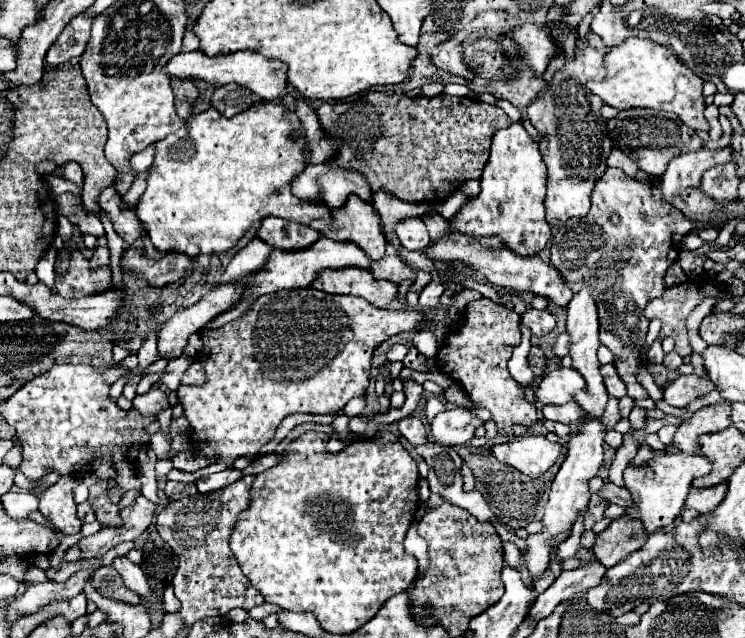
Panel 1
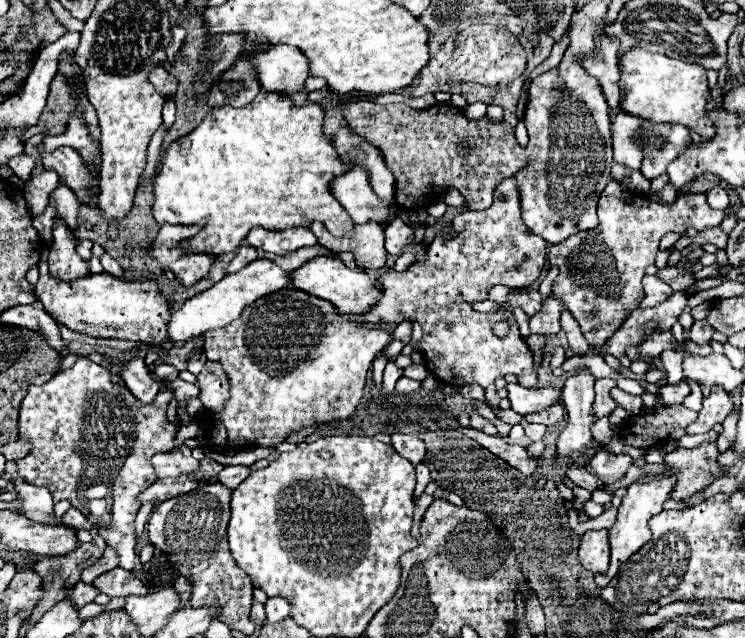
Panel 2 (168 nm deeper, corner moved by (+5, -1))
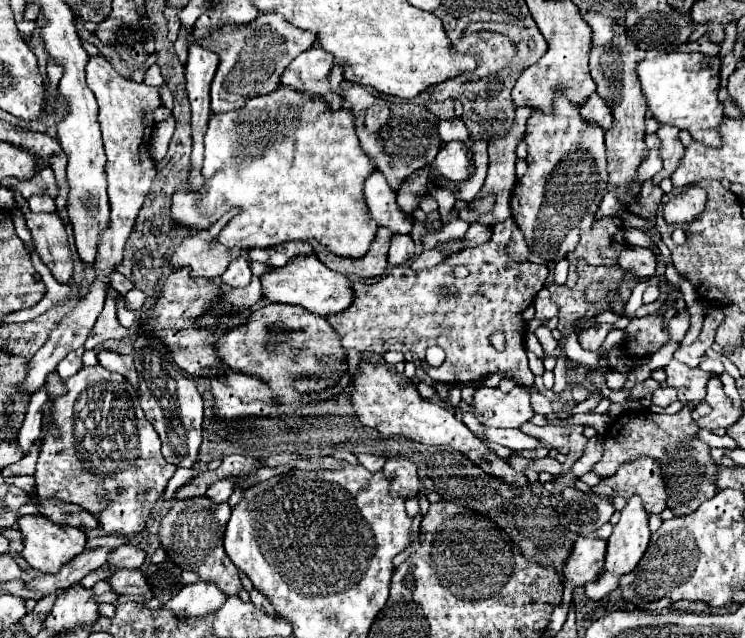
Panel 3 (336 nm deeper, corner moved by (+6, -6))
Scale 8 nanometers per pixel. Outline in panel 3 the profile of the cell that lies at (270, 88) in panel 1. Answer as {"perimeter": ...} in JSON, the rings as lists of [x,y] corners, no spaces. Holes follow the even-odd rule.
{"perimeter":[[[313,47],[301,53],[281,77],[281,85],[323,95],[337,109],[345,107],[345,99],[329,89],[329,73],[333,69],[333,55],[325,49]]]}

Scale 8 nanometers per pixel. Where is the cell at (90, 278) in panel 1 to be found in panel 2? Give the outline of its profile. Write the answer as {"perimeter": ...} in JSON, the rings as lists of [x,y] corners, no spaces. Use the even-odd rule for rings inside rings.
{"perimeter":[[[60,220],[54,222],[54,232],[52,232],[52,246],[48,256],[48,268],[50,276],[62,282],[72,282],[78,278],[84,278],[90,274],[88,262],[80,258],[76,252],[76,240],[74,234],[60,224]]]}

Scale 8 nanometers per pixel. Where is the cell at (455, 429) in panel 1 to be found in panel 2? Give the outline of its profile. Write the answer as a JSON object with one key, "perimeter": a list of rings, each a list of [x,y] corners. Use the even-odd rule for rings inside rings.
{"perimeter":[[[472,414],[472,416],[470,416],[470,422],[472,422],[472,426],[474,426],[476,430],[482,430],[482,432],[486,432],[486,434],[496,434],[496,428],[494,428],[486,418],[482,418],[480,414]]]}

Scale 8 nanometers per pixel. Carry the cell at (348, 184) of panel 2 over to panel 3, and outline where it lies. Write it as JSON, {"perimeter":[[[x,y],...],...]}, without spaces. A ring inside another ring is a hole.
{"perimeter":[[[375,171],[367,181],[365,181],[365,201],[369,207],[371,217],[379,223],[379,227],[389,227],[395,233],[411,233],[413,229],[413,219],[405,215],[397,201],[397,193],[389,187],[387,179],[383,173]]]}

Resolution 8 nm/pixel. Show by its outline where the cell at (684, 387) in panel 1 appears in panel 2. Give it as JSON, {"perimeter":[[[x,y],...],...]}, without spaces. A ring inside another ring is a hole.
{"perimeter":[[[684,380],[678,382],[678,384],[674,384],[674,386],[666,384],[666,386],[662,386],[660,392],[658,392],[658,396],[664,400],[666,406],[682,404],[682,400],[684,400],[688,394],[690,394],[690,386],[688,386]]]}

